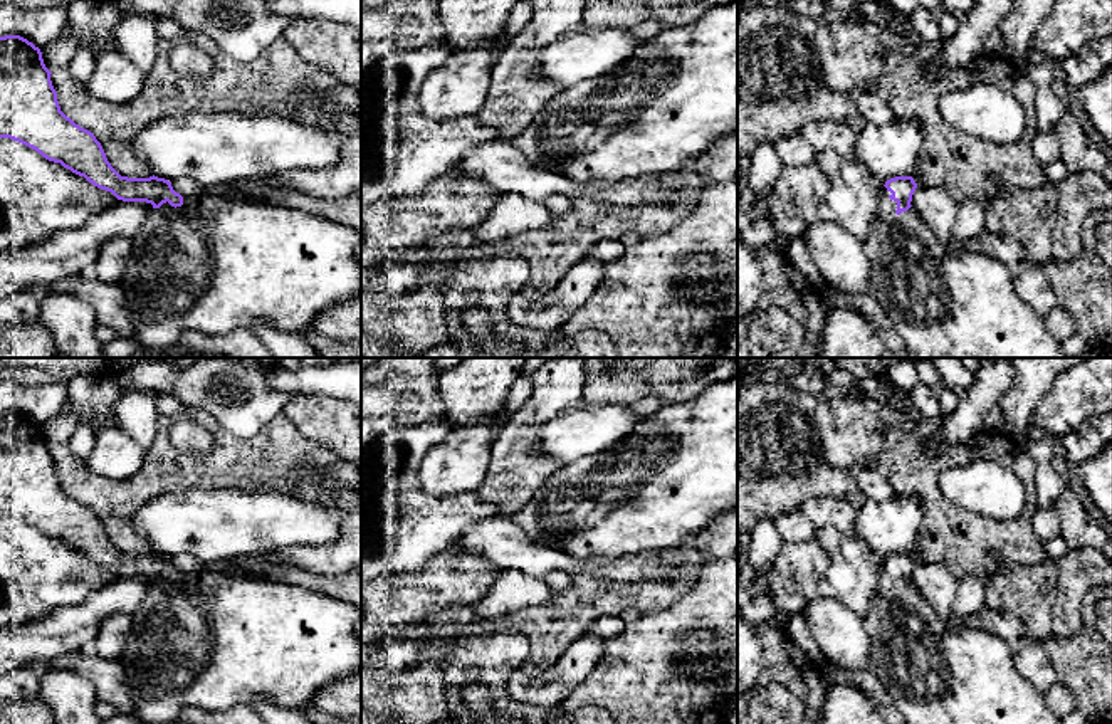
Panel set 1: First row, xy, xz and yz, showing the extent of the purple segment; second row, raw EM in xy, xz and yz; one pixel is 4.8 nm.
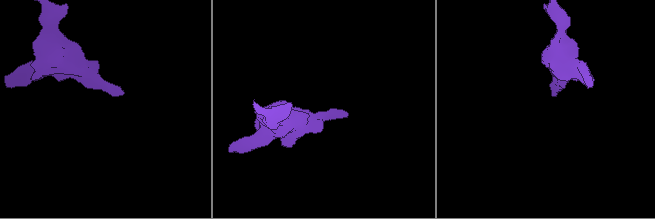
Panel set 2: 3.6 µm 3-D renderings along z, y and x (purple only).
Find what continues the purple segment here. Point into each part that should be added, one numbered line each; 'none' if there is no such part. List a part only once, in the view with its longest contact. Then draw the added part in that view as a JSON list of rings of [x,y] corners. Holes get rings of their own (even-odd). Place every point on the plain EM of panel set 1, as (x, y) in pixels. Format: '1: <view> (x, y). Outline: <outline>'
1: yz (934, 676). Outline: [[[884,563],[863,625],[872,643],[868,670],[905,724],[1062,724],[1046,707],[1045,694],[1016,672],[1003,638],[969,627],[951,630],[912,583],[897,591],[890,571]]]

